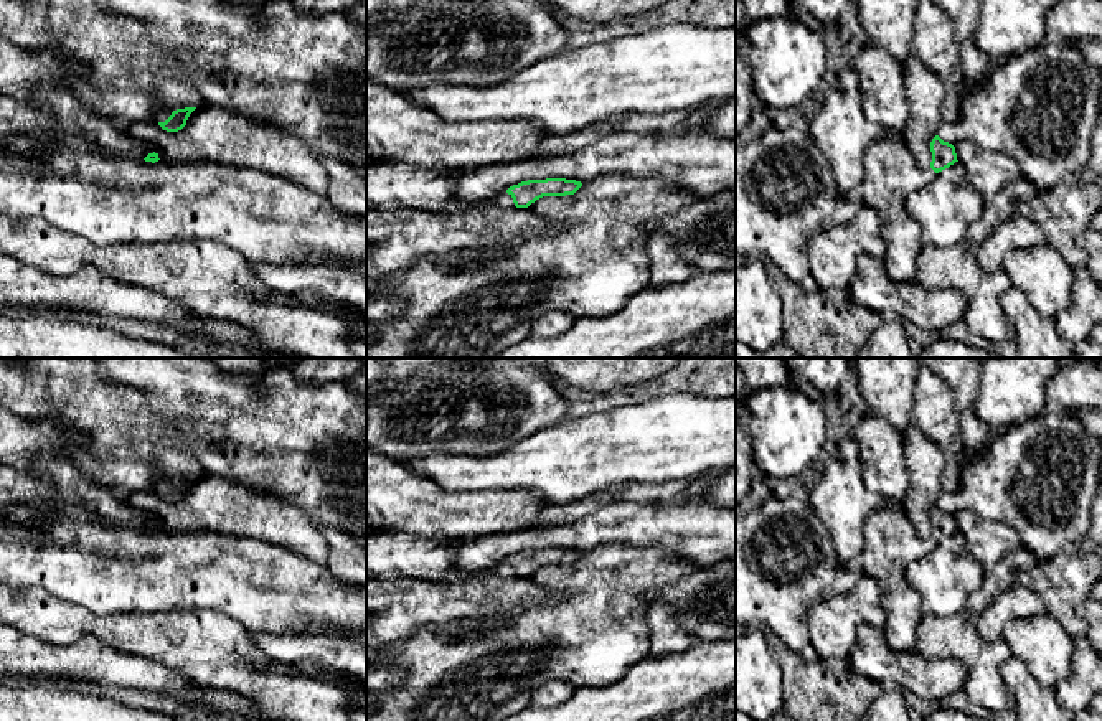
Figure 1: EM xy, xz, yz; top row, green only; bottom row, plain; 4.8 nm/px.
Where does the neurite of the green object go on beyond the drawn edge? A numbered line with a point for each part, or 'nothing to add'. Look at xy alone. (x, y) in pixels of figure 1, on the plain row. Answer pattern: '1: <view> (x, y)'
1: xy (172, 464)

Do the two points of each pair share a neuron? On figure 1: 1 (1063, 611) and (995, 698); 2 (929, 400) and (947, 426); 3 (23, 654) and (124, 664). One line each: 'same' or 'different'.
1: different
2: same
3: same

